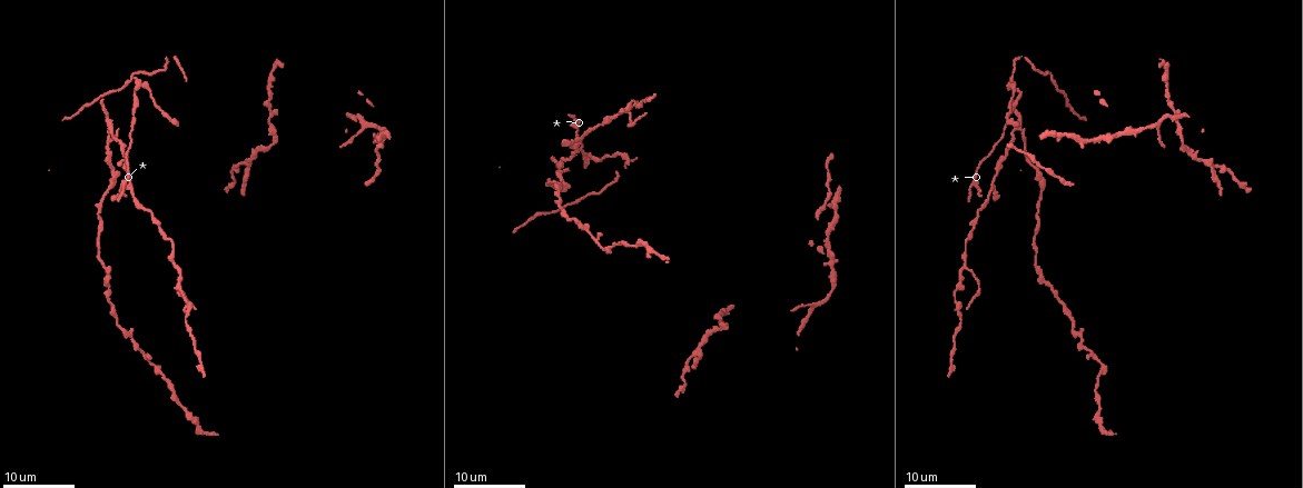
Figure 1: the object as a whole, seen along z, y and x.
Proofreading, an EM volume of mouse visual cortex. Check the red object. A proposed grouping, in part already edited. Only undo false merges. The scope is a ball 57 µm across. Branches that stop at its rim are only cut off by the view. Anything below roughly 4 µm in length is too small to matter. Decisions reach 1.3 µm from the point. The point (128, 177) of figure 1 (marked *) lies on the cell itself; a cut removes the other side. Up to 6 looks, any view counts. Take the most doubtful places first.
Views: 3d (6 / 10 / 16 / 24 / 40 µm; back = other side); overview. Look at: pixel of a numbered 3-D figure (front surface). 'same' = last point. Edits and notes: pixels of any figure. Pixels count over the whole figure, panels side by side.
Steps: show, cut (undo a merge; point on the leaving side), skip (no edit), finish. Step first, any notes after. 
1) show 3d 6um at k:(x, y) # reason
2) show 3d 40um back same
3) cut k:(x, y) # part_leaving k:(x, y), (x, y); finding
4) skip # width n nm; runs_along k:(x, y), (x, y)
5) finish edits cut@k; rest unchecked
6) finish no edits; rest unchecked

show 3d 24um at 1:(962, 267) # three-way junction

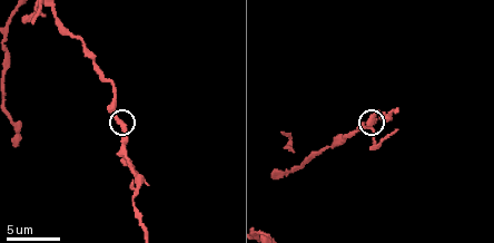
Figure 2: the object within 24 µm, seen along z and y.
show 3d 6um at 2:(121, 121)

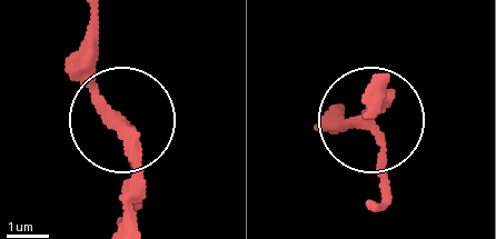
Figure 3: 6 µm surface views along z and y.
skip # width 240 nm; continuous, no second cell

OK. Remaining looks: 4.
show 3d 16um at 1:(1019, 128)

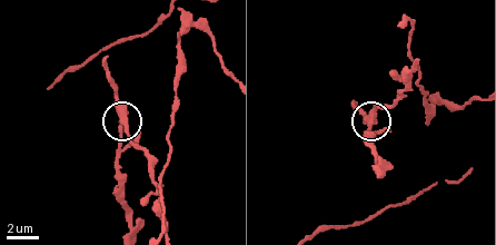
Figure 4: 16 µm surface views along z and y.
show 3d 6um at 4:(369, 124)

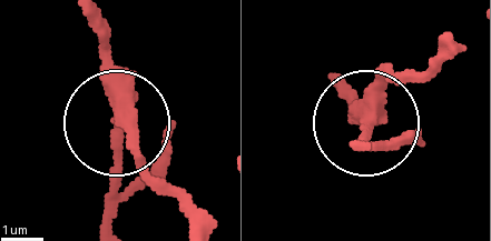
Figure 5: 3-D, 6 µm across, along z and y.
skip # arms 4; runs_along 5:(195, 229), (113, 122), (102, 20); one cell here

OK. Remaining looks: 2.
show 3d 16um at 1:(1208, 163) # three-way junction

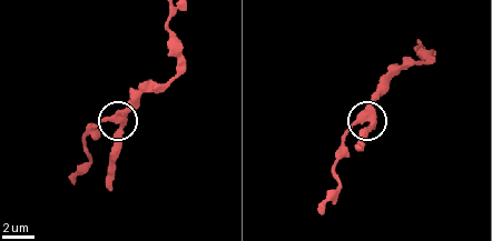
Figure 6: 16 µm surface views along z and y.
show 3d 10um at 6:(366, 119) # zoom in

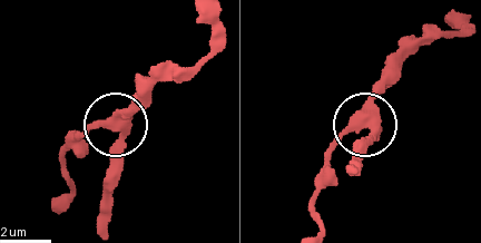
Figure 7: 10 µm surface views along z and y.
skip # arms 3; continuous, no second cell

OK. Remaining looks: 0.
finish no edits; rest unchecked

